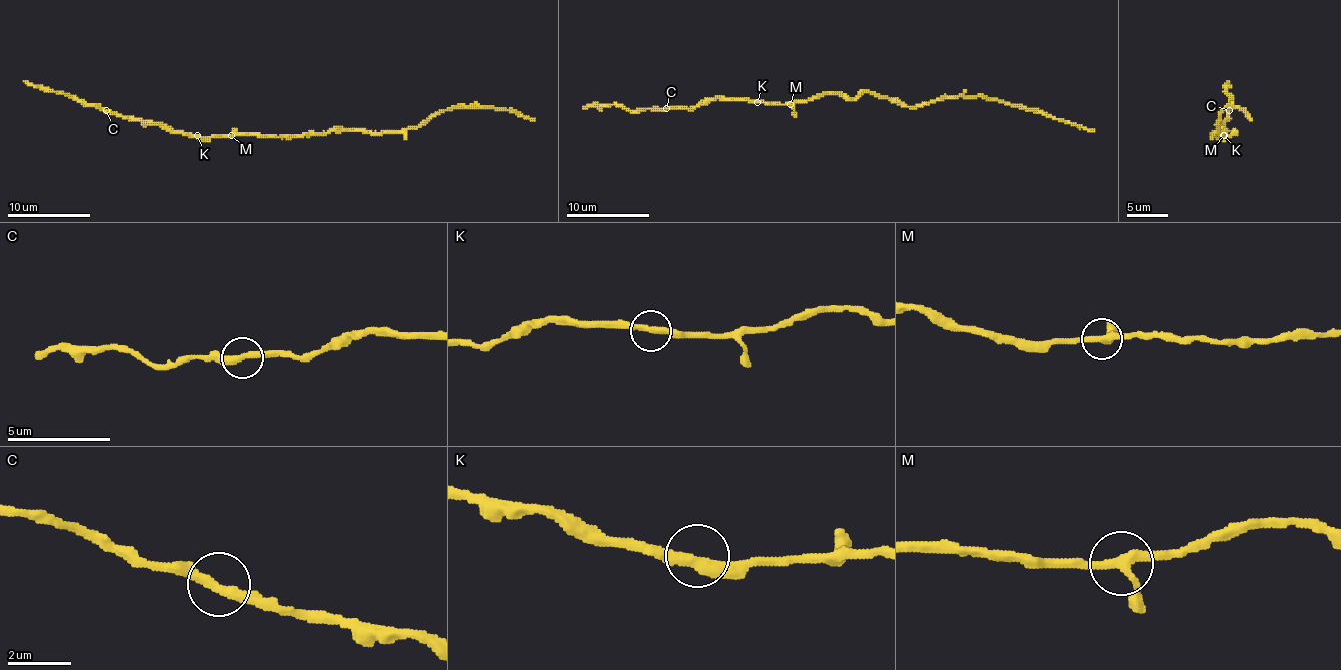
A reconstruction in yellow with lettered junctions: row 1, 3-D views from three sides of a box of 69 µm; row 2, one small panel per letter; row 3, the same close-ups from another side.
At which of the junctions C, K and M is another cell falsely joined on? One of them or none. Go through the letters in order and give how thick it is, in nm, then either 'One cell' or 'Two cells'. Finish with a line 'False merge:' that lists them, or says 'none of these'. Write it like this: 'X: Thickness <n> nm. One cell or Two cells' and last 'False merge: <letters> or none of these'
C: Thickness 320 nm. One cell
K: Thickness 320 nm. One cell
M: Thickness 280 nm. One cell
False merge: none of these

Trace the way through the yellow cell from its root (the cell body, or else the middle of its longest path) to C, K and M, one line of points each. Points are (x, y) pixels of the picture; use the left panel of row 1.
C: (282, 137), (195, 137), (170, 133), (158, 124), (110, 114), (106, 110)
K: (282, 137), (197, 135)
M: (282, 137), (230, 135)

